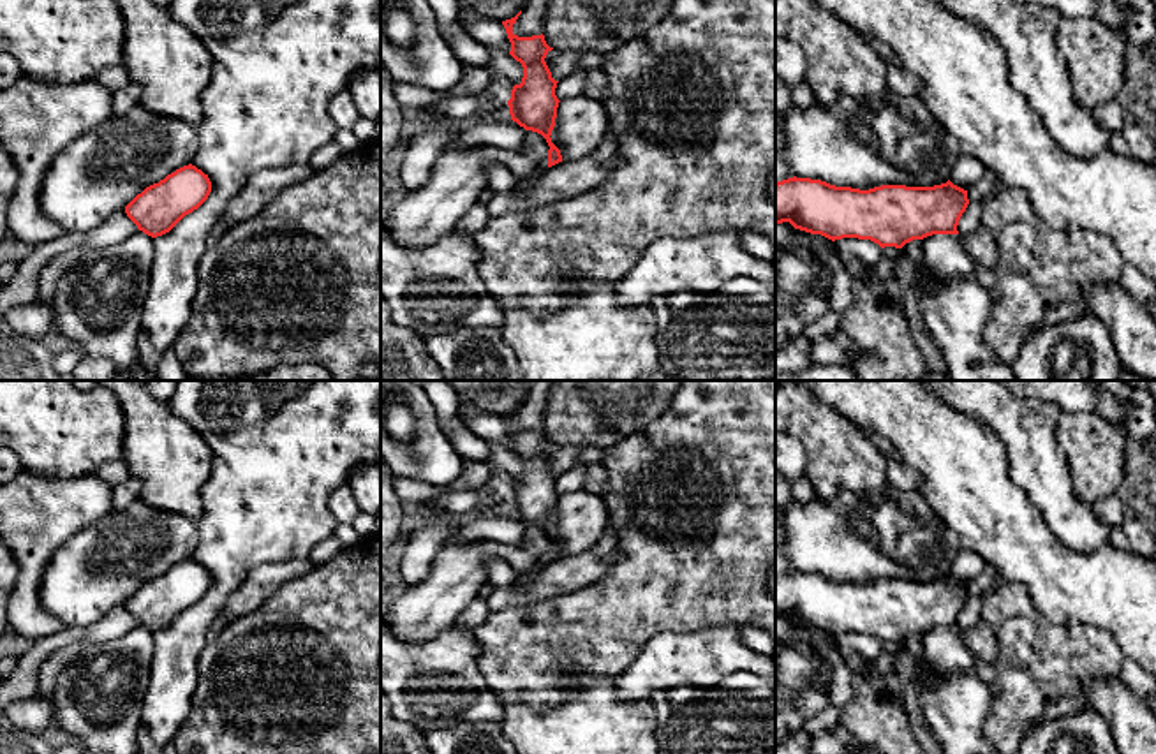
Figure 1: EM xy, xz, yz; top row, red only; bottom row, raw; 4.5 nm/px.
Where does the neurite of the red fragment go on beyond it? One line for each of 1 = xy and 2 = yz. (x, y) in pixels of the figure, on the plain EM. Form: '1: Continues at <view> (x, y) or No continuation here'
1: No continuation here
2: No continuation here

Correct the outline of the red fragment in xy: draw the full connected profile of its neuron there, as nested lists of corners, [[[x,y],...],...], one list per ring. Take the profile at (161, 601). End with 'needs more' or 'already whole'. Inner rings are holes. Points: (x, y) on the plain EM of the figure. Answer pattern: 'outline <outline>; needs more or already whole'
outline [[[189,558],[146,581],[127,601],[127,611],[144,629],[157,632],[169,627],[185,610],[197,604],[210,590],[211,576]]]; already whole

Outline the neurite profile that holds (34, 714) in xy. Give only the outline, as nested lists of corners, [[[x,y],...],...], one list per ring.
[[[39,694],[9,703],[4,713],[14,728],[37,735],[42,735],[55,722],[51,705]]]

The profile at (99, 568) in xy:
[[[137,499],[127,509],[111,511],[78,532],[53,555],[42,573],[41,604],[65,627],[88,627],[123,604],[146,581],[192,558],[197,539],[197,521],[153,509]]]

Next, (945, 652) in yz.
[[[932,629],[923,632],[925,668],[930,680],[945,673],[973,673],[976,657],[960,638],[959,629]]]

